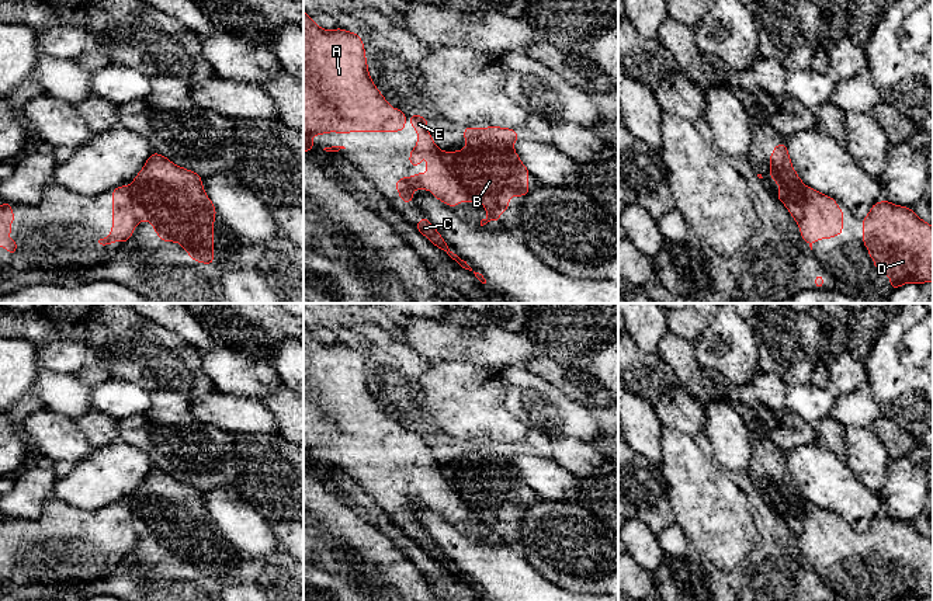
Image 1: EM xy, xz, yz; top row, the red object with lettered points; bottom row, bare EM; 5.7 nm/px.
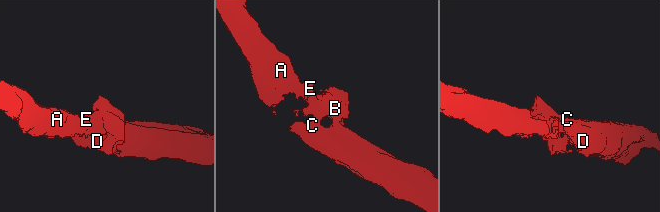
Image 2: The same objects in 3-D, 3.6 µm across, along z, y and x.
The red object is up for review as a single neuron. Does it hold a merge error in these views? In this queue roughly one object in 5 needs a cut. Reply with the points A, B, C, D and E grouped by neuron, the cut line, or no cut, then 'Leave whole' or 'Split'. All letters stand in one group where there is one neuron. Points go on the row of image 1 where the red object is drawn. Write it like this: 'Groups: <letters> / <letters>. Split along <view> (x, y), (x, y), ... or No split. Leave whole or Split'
Groups: A C D E / B. Split along xz (444, 152), (460, 179), (461, 198). Split

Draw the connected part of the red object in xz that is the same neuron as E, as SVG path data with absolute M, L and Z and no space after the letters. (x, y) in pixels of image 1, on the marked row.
M409 115L412 126L417 131L419 139L416 147L410 150L412 166L422 164L422 145L427 145L427 176L423 177L420 171L415 177L400 177L393 184L399 190L399 198L406 205L413 199L413 190L430 190L433 195L443 204L448 204L452 208L458 206L461 199L461 178L455 176L454 163L448 160L448 154L441 152L431 140L431 133L426 129L429 119L416 115Z

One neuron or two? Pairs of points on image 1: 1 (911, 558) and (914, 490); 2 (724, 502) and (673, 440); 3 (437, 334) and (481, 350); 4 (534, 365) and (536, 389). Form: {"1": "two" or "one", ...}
{"1": "two", "2": "one", "3": "one", "4": "two"}

